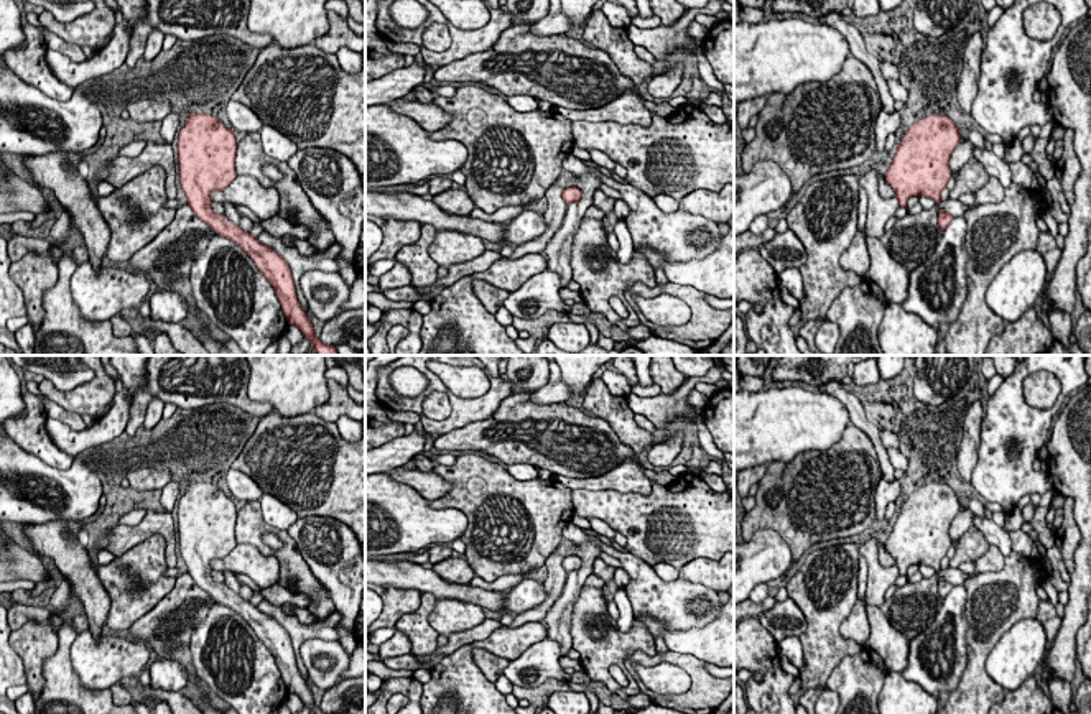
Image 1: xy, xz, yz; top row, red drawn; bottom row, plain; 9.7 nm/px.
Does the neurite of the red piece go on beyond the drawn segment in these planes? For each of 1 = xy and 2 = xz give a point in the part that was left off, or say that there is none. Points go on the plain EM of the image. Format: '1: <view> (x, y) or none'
1: none
2: none

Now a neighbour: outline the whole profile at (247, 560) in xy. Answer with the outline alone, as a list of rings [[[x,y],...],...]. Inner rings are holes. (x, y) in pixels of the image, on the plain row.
[[[237,543],[222,559],[212,559],[212,569],[232,571],[248,576],[258,587],[270,587],[278,582],[280,563],[272,556],[263,556],[255,546]]]

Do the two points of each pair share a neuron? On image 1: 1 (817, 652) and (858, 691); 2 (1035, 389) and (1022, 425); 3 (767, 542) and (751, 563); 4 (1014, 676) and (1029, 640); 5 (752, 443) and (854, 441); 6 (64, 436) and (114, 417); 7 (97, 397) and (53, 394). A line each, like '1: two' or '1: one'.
1: two
2: two
3: one
4: one
5: two
6: one
7: one

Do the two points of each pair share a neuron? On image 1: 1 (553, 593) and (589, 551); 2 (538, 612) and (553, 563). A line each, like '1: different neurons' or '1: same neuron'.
1: same neuron
2: same neuron

